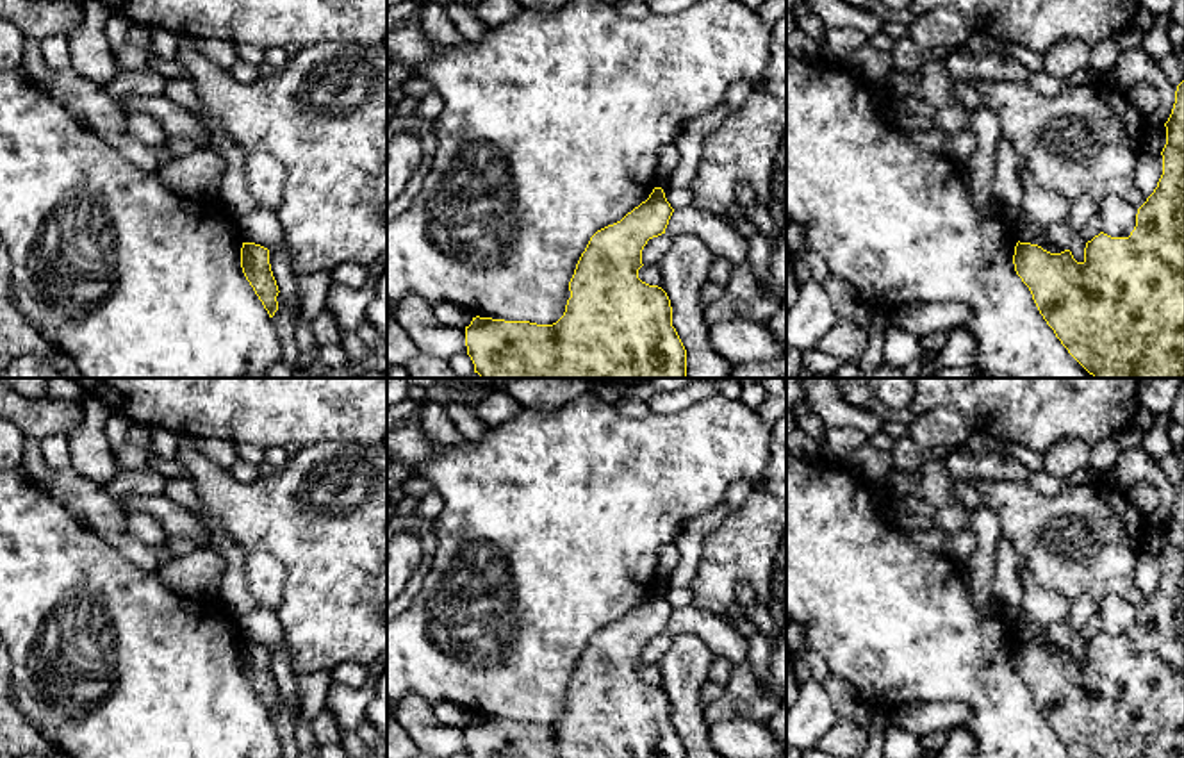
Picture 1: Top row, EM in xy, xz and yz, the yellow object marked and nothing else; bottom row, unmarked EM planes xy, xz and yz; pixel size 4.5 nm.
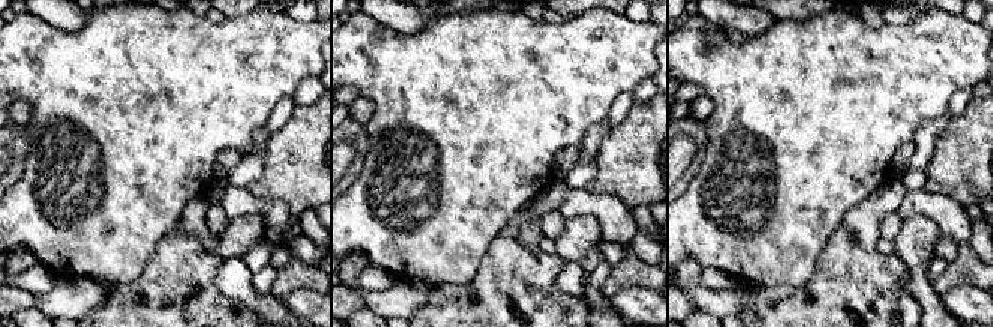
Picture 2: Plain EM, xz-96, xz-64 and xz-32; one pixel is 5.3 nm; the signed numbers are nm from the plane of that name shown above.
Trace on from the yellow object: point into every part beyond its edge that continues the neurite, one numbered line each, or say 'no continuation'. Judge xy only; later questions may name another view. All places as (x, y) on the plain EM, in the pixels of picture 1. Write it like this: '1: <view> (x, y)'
no continuation

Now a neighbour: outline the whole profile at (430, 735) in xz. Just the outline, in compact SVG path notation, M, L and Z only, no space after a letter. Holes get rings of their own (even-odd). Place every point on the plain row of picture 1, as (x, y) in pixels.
M417 694L403 696L398 699L398 708L392 715L410 735L419 753L442 758L467 753L465 728L440 722L424 697Z

